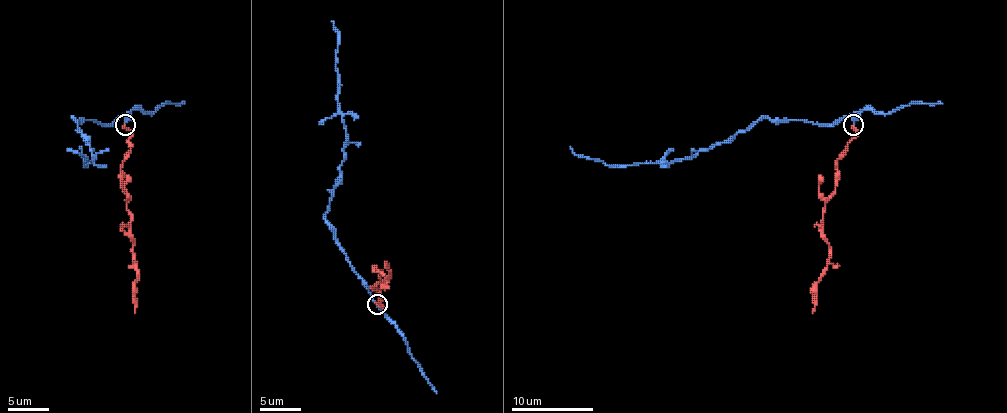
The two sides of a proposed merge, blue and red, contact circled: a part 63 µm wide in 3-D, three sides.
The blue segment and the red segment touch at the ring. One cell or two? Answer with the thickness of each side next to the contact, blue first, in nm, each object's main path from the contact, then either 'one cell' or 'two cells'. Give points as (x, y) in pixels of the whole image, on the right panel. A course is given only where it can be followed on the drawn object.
320 nm thick on the blue side, 150 nm on the other; blue runs (854, 124), (850, 116), (829, 124), (767, 118), (683, 159), (650, 163), (605, 165), (578, 157), (570, 146); red runs (854, 124), (858, 134), (837, 161), (837, 183), (823, 212), (829, 259), (817, 284), (813, 313); two cells

